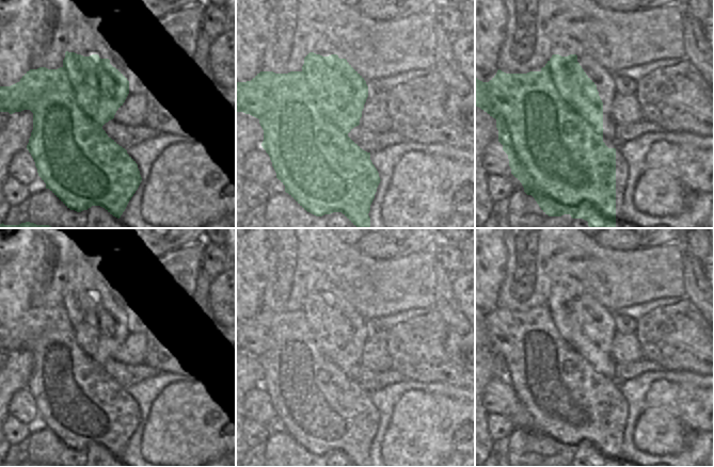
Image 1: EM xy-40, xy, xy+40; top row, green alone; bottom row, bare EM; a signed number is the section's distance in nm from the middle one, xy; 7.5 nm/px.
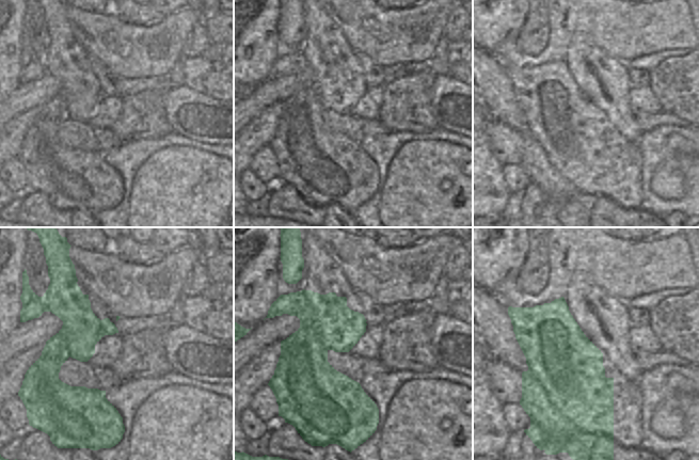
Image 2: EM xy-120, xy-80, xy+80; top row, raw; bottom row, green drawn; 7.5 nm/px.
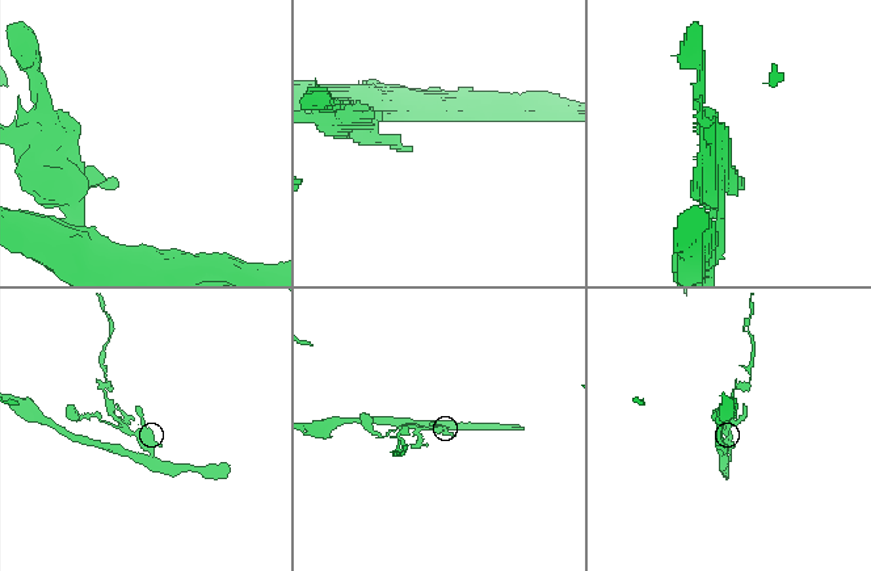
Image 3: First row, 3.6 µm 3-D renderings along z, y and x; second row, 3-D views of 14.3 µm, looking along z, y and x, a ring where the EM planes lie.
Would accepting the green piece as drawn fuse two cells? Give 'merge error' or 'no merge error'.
merge error

